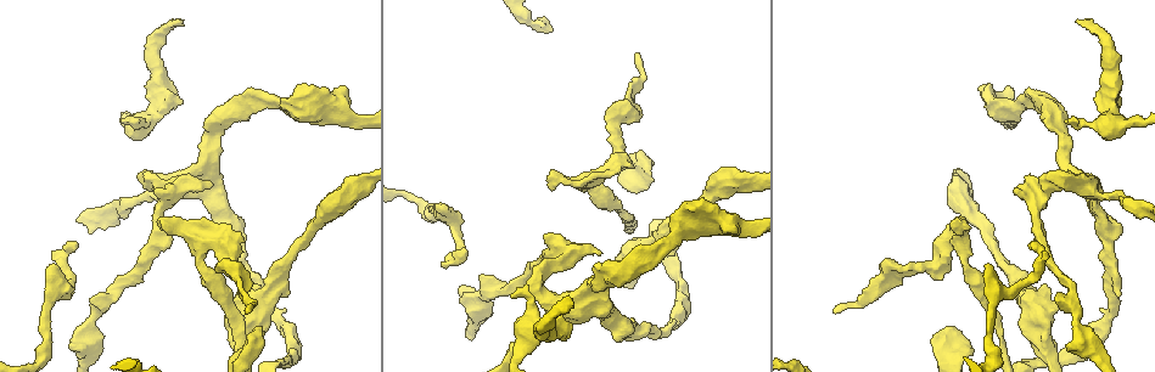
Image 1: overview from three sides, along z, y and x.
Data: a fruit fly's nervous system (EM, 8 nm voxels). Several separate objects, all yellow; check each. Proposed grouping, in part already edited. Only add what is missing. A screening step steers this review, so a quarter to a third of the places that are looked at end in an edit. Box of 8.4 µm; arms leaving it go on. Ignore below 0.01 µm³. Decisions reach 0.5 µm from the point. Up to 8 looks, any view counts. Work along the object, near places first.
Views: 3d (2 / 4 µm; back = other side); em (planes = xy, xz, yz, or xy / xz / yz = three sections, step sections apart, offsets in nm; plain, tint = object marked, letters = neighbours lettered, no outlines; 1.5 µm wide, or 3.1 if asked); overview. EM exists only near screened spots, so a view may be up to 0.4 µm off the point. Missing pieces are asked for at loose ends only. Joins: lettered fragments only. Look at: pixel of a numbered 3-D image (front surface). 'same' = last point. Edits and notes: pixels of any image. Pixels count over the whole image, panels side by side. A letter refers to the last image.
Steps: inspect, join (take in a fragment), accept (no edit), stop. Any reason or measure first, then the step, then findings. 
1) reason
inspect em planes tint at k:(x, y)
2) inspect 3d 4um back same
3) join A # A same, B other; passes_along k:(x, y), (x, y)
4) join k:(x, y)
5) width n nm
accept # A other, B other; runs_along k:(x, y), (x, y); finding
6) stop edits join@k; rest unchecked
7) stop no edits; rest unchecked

an open end
inspect 3d 4um back at 1:(72, 348)

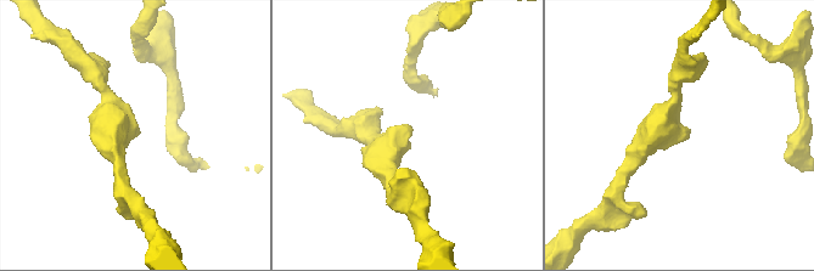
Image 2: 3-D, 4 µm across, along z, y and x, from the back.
shape alone is not enough
inspect em planes letters at 2:(132, 134)

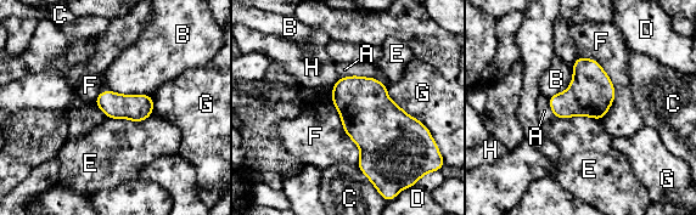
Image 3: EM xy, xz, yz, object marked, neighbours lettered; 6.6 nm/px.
accept # A other, B other, C other, D other, E other, F other, G other, H other; border 3:(579, 116), (590, 116), (600, 120); none of them fits

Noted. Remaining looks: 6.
free end
inspect 3d 4um at 1:(163, 225)

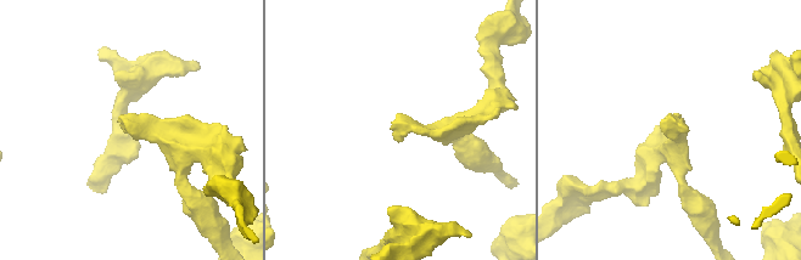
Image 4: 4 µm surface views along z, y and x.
shape alone is not enough
inspect em planes letters at 4:(400, 138)

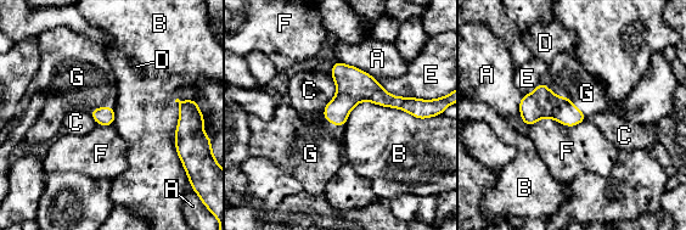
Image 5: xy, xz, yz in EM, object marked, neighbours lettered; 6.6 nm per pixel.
join G # A other, B other, C other, D other, E other, F other, G same; the neuron continues

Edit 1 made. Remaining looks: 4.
thin end
inspect em xy step 4 letters at 1:(248, 311)

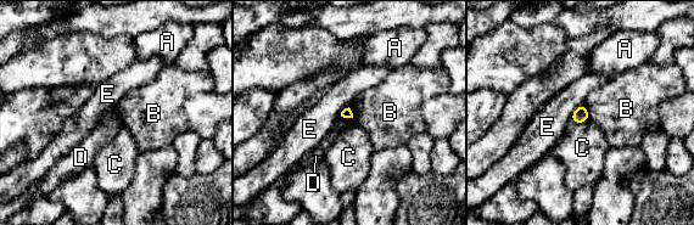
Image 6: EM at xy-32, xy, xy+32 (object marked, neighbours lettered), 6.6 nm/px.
accept # A other, B other, C other, D other, E other; border 6:(588, 119), (581, 123), (571, 123); no lettered fragment goes on from it

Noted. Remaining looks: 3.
stop edits join@5; rest unchecked

